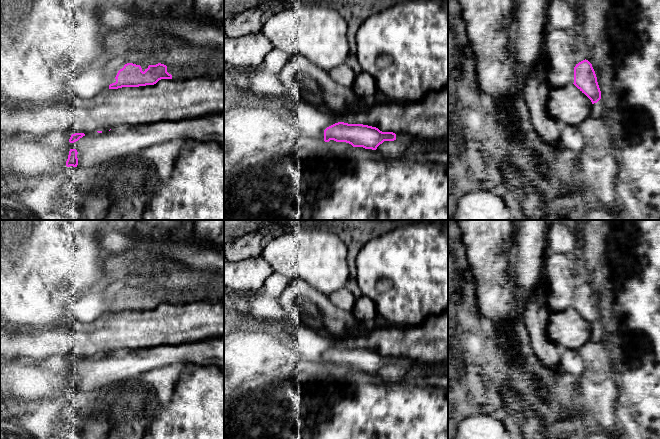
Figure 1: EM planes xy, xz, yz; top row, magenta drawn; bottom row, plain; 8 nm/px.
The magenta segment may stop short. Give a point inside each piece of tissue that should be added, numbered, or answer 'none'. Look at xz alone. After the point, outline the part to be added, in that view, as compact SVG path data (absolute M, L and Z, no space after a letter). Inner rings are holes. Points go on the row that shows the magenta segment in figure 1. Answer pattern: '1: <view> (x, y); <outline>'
1: xz (407, 138); M406 133L396 134L397 141L402 141L402 142L405 142L407 144L413 142L414 140L424 140L424 139L428 139L428 138L424 138L424 137L420 137L420 136L413 136L413 135L406 134Z

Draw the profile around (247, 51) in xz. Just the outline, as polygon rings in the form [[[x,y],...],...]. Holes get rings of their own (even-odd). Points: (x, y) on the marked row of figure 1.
[[[224,30],[224,62],[236,67],[256,67],[273,49],[272,43],[261,33],[230,38]]]

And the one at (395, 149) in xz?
[[[384,141],[377,147],[380,155],[389,159],[398,159],[404,156],[408,144],[402,141]]]

